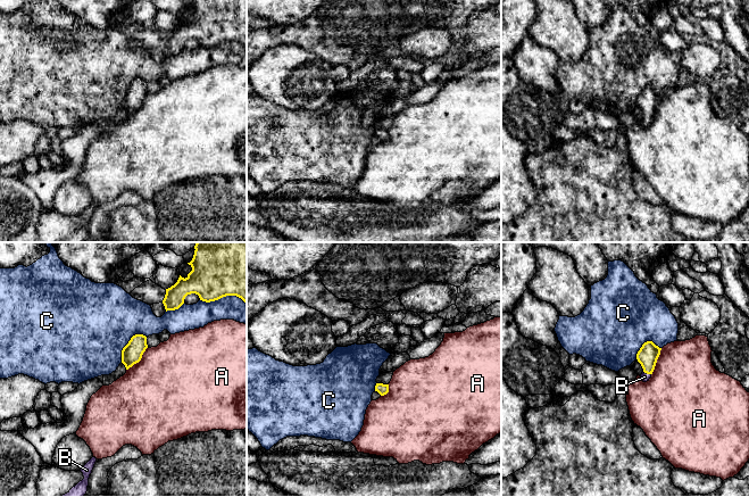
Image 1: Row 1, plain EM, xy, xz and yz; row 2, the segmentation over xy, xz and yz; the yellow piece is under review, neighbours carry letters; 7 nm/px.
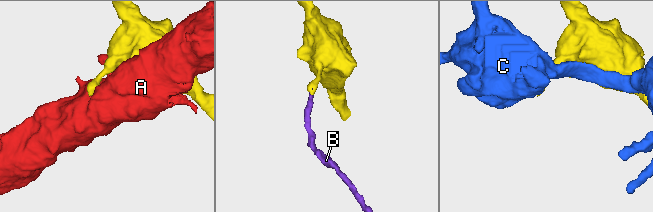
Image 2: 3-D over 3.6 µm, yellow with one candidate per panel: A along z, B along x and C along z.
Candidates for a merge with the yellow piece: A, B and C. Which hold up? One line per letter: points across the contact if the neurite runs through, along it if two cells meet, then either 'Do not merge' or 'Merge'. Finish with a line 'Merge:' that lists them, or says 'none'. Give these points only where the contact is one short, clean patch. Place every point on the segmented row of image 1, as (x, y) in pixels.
A: Do not merge
B: Merge
C: Do not merge
Merge: B

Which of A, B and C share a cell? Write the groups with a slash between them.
A / B / C

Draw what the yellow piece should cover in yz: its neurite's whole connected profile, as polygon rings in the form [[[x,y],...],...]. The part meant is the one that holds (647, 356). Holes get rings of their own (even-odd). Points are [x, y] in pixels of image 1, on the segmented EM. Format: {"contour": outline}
{"contour": [[[647,341],[638,351],[636,359],[643,368],[643,372],[640,375],[643,382],[649,381],[651,378],[657,359],[660,355],[660,350],[661,348],[656,346],[652,341]]]}

